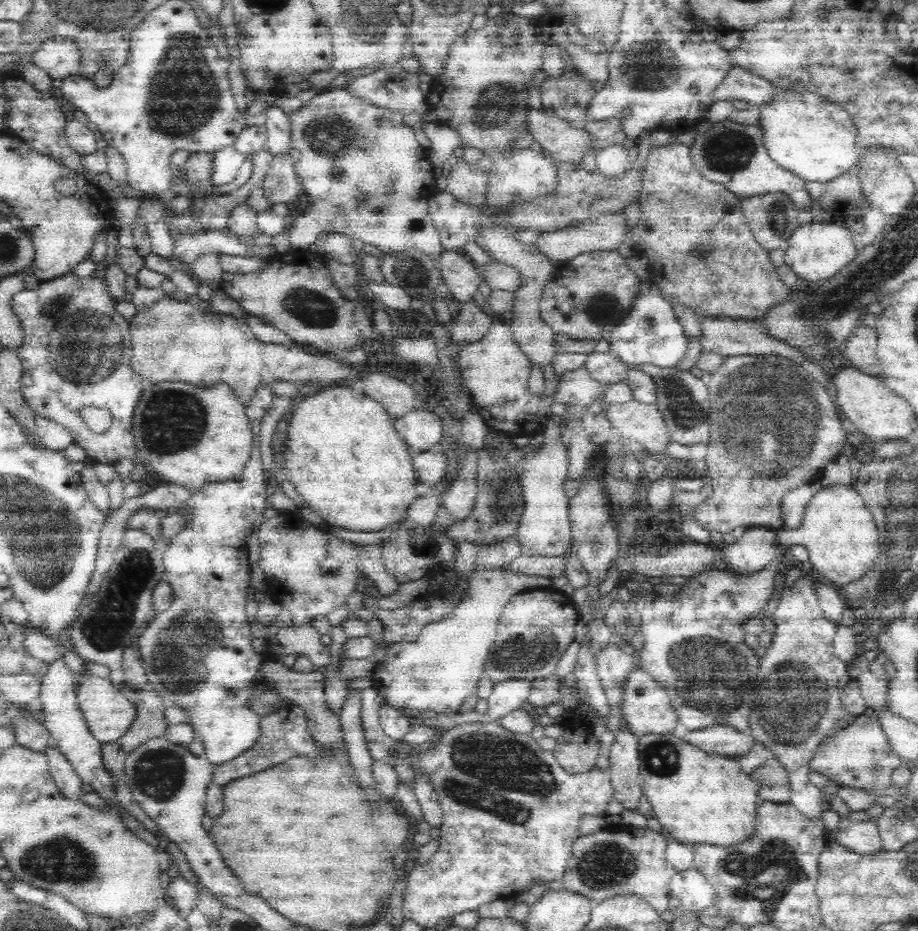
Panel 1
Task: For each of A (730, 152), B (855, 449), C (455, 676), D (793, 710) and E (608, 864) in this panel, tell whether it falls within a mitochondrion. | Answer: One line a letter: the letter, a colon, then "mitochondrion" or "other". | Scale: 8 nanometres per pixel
A: mitochondrion
B: other
C: other
D: mitochondrion
E: mitochondrion

